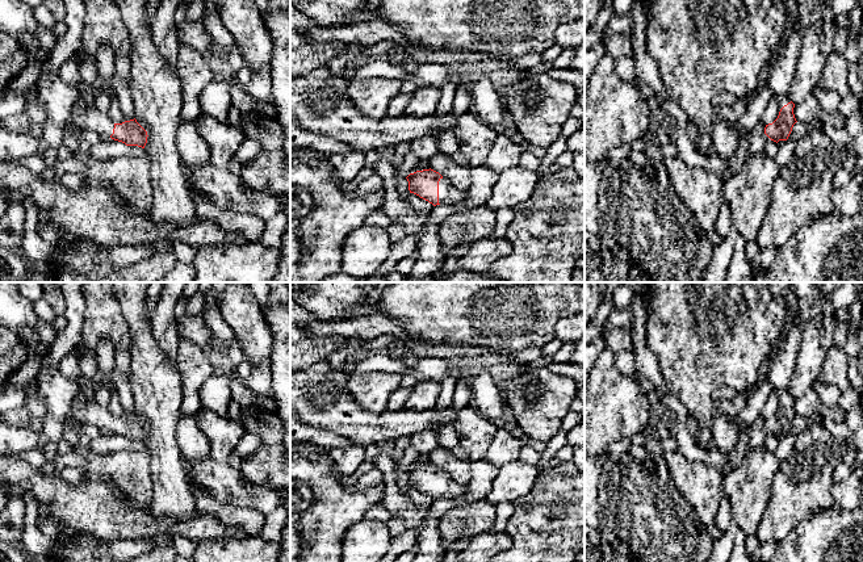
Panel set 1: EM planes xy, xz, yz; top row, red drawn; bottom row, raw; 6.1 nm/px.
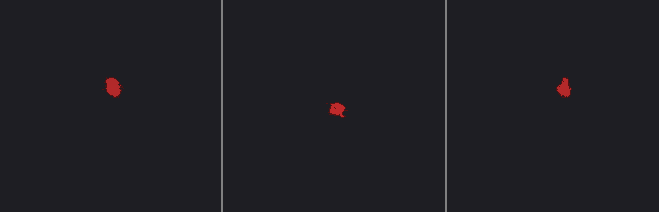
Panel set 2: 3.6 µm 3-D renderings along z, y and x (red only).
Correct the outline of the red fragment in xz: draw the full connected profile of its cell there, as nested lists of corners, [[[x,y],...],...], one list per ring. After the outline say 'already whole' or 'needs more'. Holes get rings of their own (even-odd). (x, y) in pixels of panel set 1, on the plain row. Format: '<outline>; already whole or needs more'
[[[423,464],[410,467],[409,485],[436,499],[456,499],[466,494],[466,487],[454,483],[445,471],[433,464]]]; needs more

